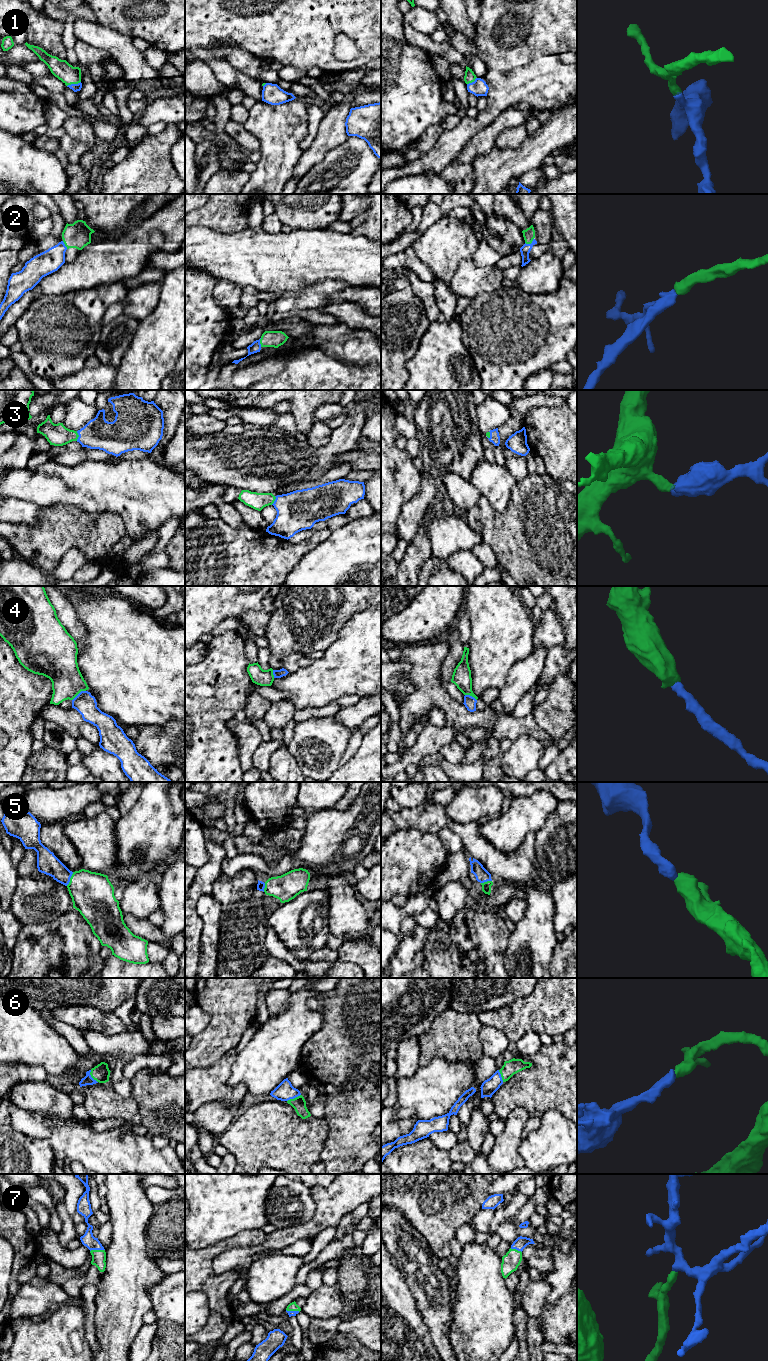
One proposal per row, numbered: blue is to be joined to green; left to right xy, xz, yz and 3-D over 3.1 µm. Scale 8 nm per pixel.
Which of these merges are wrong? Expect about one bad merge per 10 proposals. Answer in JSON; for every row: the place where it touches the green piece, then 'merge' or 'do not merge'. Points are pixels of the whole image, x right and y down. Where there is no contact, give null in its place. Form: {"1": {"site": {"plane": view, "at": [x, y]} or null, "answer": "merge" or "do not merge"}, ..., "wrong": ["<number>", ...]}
{"1": {"site": {"plane": "xy", "at": [73, 83]}, "answer": "merge"}, "2": {"site": {"plane": "yz", "at": [530, 243]}, "answer": "merge"}, "3": {"site": {"plane": "xy", "at": [78, 436]}, "answer": "merge"}, "4": {"site": {"plane": "xy", "at": [78, 693]}, "answer": "merge"}, "5": {"site": {"plane": "xy", "at": [70, 879]}, "answer": "merge"}, "6": {"site": {"plane": "xz", "at": [294, 1098]}, "answer": "merge"}, "7": {"site": {"plane": "xy", "at": [97, 1250]}, "answer": "merge"}, "wrong": []}

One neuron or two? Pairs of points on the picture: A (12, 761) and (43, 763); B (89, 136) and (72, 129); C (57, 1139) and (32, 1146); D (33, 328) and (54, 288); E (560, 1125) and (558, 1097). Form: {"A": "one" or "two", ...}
{"A": "two", "B": "one", "C": "two", "D": "two", "E": "two"}

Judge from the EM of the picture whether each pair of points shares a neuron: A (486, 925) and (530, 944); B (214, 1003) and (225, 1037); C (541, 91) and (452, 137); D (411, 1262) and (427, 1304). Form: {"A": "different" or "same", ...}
{"A": "different", "B": "same", "C": "same", "D": "same"}

